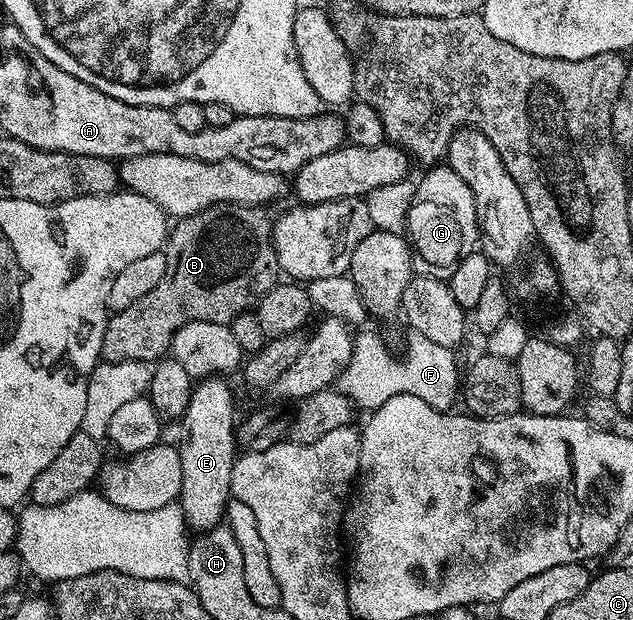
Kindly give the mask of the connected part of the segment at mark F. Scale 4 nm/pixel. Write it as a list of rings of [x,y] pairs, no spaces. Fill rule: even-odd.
[[[369,330],[364,331],[363,334],[367,337],[365,348],[361,346],[361,350],[355,350],[357,356],[352,356],[344,371],[339,373],[335,381],[336,389],[345,396],[351,392],[349,399],[354,405],[359,408],[361,406],[370,412],[383,405],[385,398],[391,396],[393,392],[413,390],[415,394],[423,396],[428,405],[441,412],[450,411],[454,407],[453,399],[456,401],[459,396],[459,368],[457,372],[457,366],[453,362],[452,356],[454,353],[450,349],[415,334],[411,336],[412,339],[409,342],[407,362],[406,358],[404,360],[396,357],[395,368],[393,368],[393,362],[389,360],[393,352],[385,354],[390,347],[381,348],[386,341],[375,344],[373,340],[369,342]],[[363,358],[373,358],[373,360],[363,360]]]

